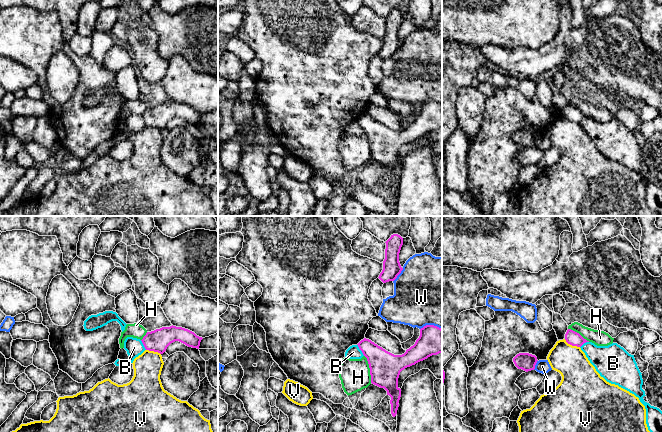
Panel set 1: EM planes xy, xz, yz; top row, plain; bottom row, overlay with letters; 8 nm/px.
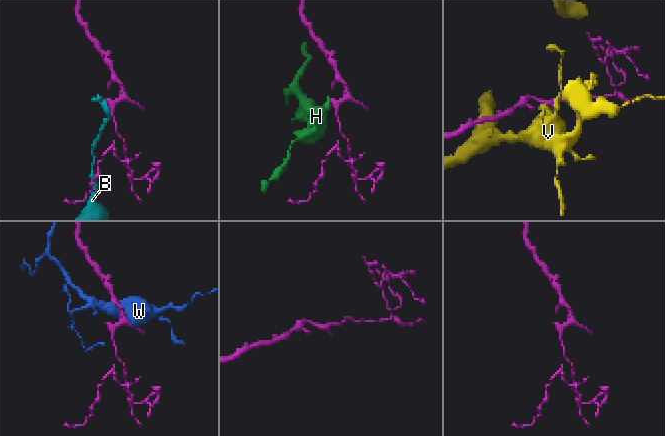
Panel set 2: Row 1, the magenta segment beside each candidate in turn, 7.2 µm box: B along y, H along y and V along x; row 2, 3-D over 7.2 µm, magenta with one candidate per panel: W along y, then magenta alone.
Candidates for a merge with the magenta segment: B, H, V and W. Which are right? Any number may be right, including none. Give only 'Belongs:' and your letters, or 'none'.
Belongs: none

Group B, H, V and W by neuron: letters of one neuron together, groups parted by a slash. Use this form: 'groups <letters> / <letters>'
groups B / H / V / W

